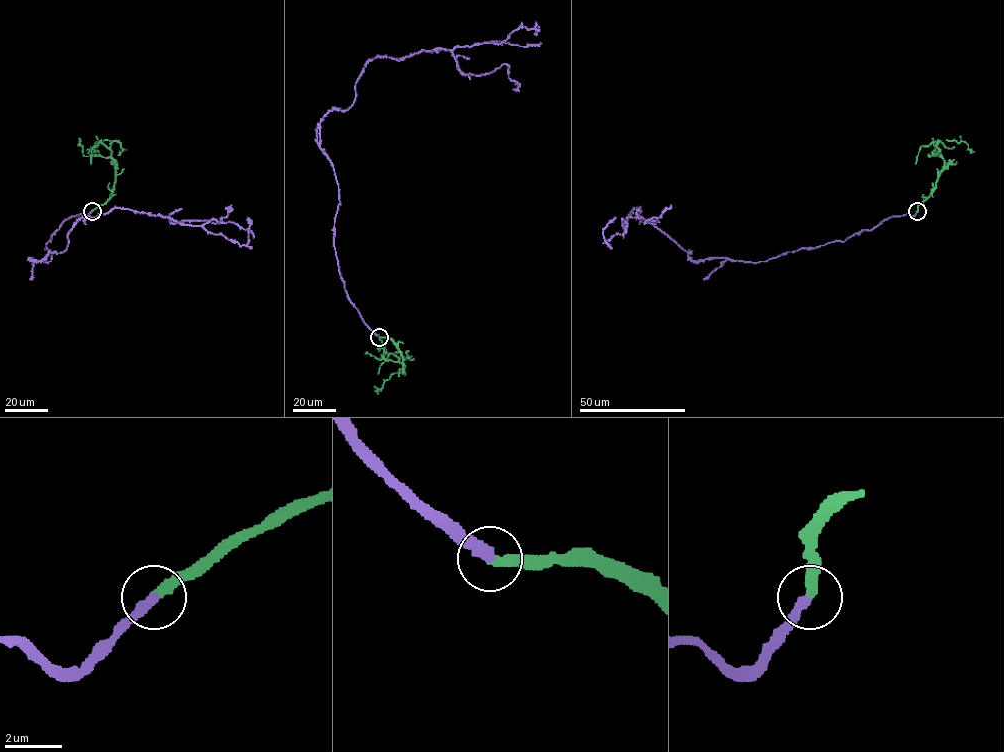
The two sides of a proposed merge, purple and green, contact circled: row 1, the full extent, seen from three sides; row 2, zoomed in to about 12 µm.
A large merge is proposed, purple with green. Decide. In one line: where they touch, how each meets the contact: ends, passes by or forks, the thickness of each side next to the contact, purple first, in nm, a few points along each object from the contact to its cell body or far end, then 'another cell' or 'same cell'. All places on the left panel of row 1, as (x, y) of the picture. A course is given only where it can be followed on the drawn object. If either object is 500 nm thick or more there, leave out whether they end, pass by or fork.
place (92, 211); purple ends; green ends; calibres 360 and 360 nm; course purple (91, 211), (52, 234), (50, 261), (29, 258), (62, 253), (81, 217), (116, 208), (240, 245), (248, 217); course green (92, 211), (110, 197), (114, 186), (115, 160), (110, 144), (118, 140), (97, 141), (95, 147), (87, 153); same cell

